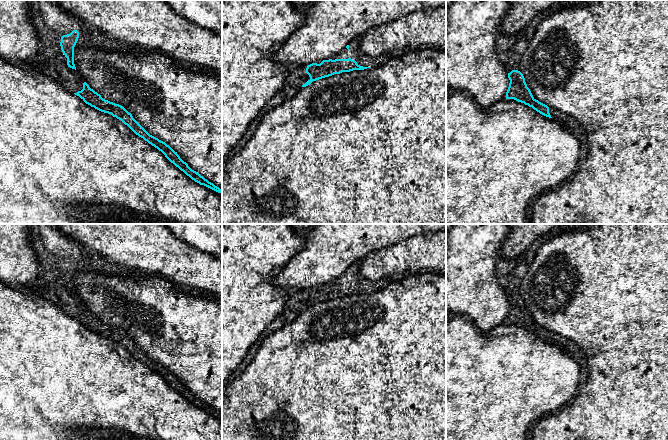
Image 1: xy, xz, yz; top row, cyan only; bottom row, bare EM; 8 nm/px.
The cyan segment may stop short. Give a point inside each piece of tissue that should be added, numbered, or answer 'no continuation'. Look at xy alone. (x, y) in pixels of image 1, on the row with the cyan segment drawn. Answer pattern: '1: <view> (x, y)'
1: xy (30, 30)

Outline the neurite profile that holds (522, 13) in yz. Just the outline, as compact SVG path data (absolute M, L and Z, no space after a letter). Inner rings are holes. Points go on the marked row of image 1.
M512 0L497 34L516 34L530 25L552 18L559 13L562 5L591 1L593 0Z

